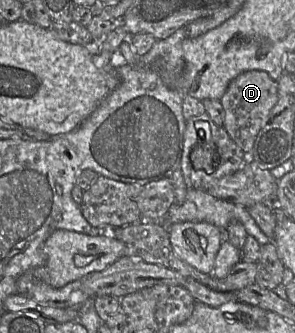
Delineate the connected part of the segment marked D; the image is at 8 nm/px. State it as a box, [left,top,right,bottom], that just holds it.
[220,71,277,153]

